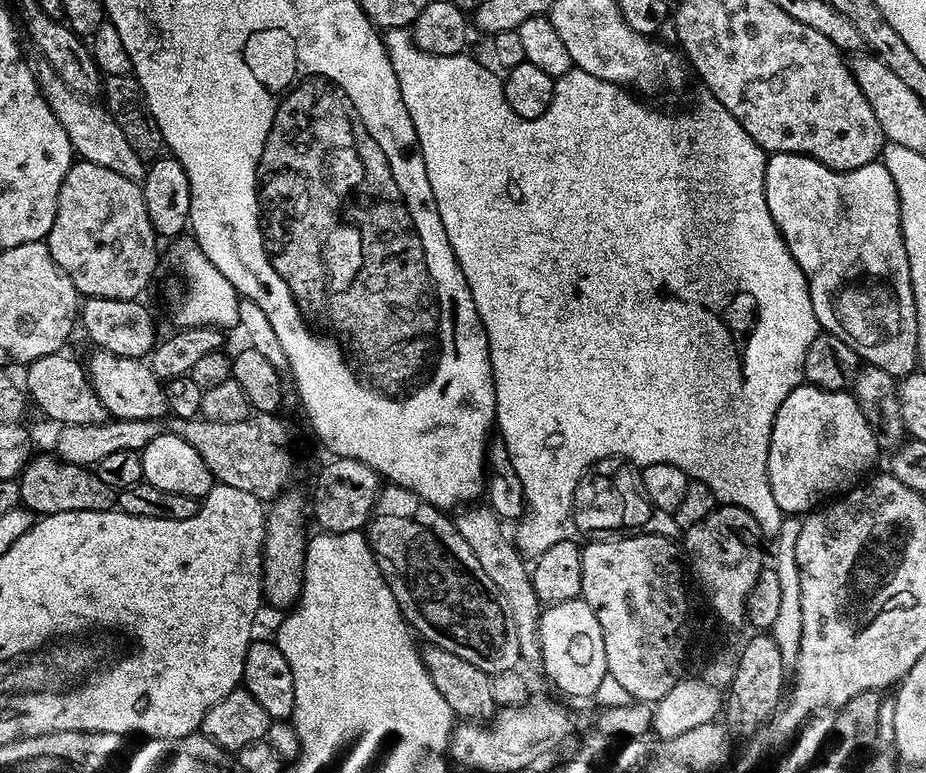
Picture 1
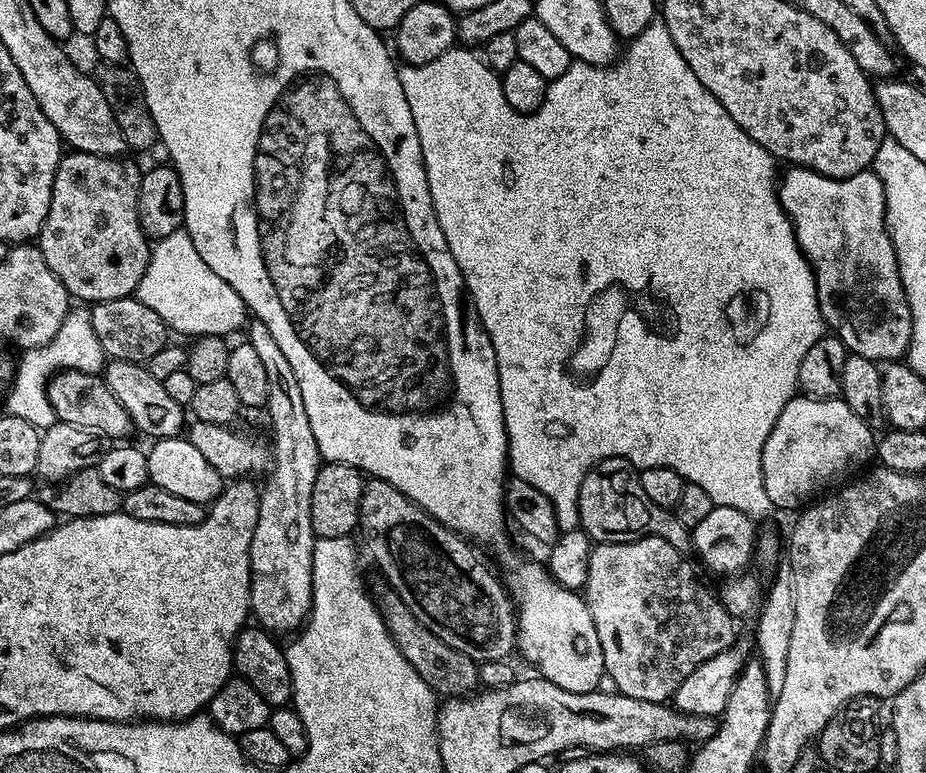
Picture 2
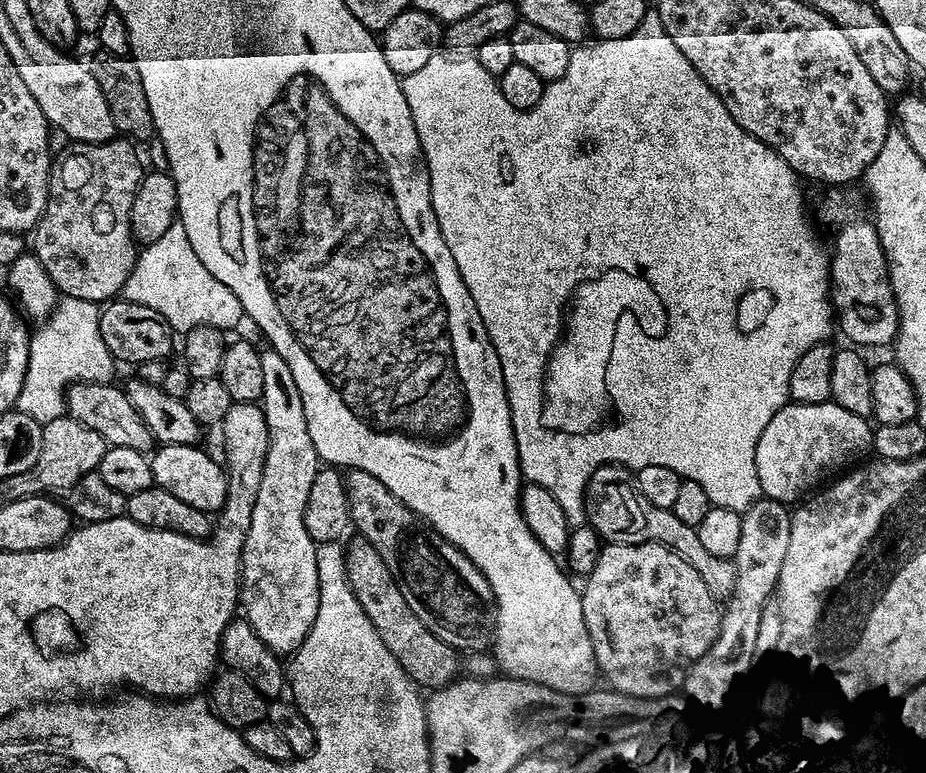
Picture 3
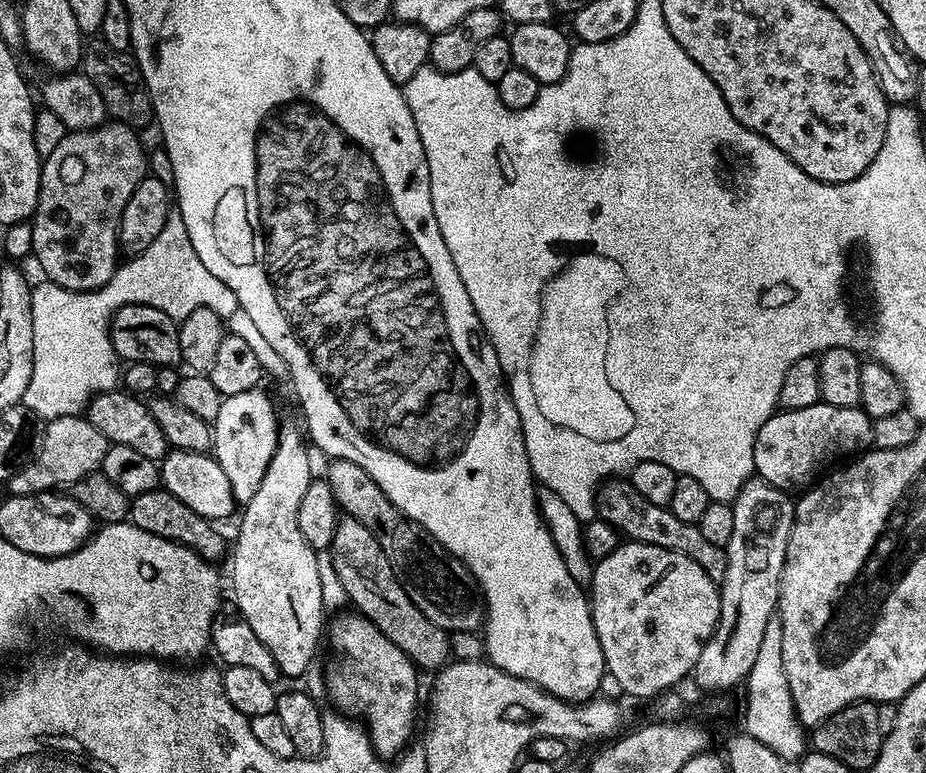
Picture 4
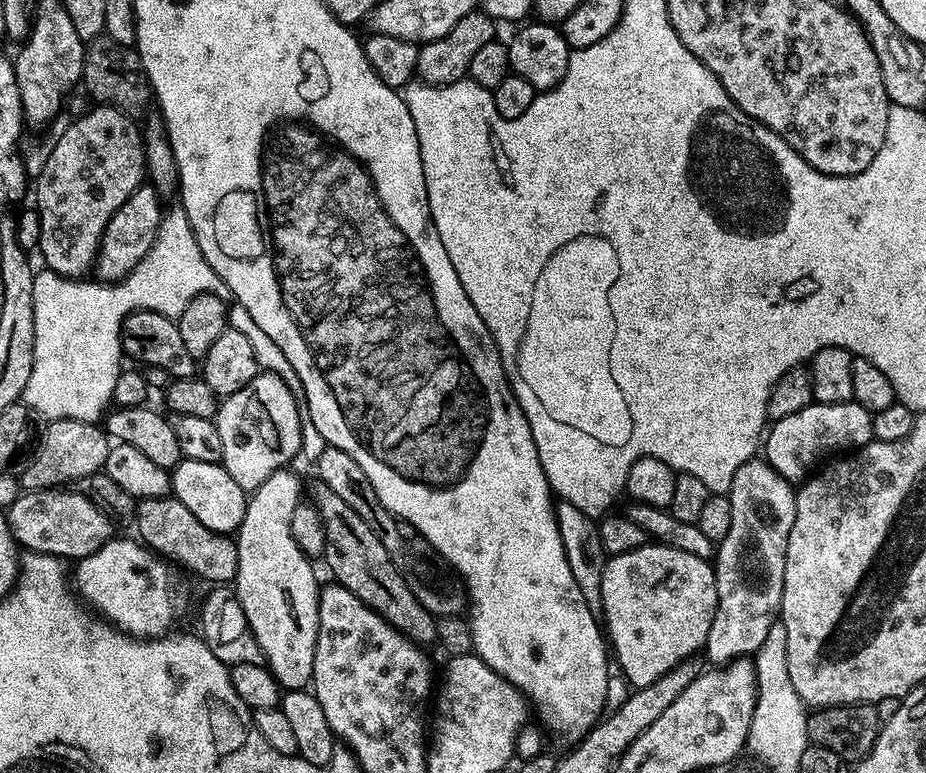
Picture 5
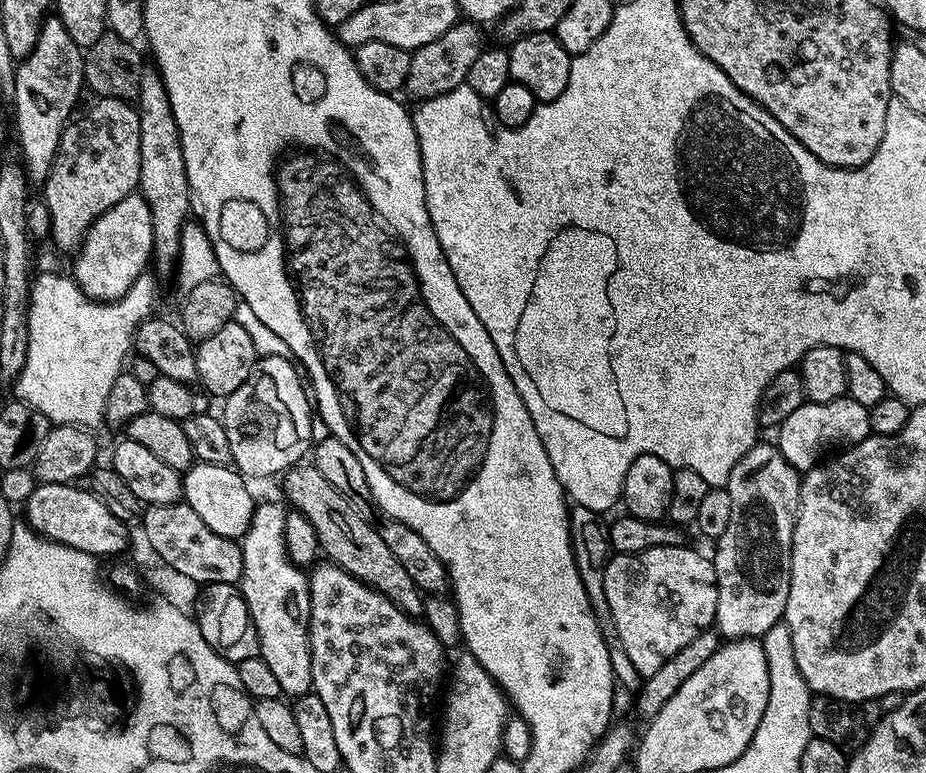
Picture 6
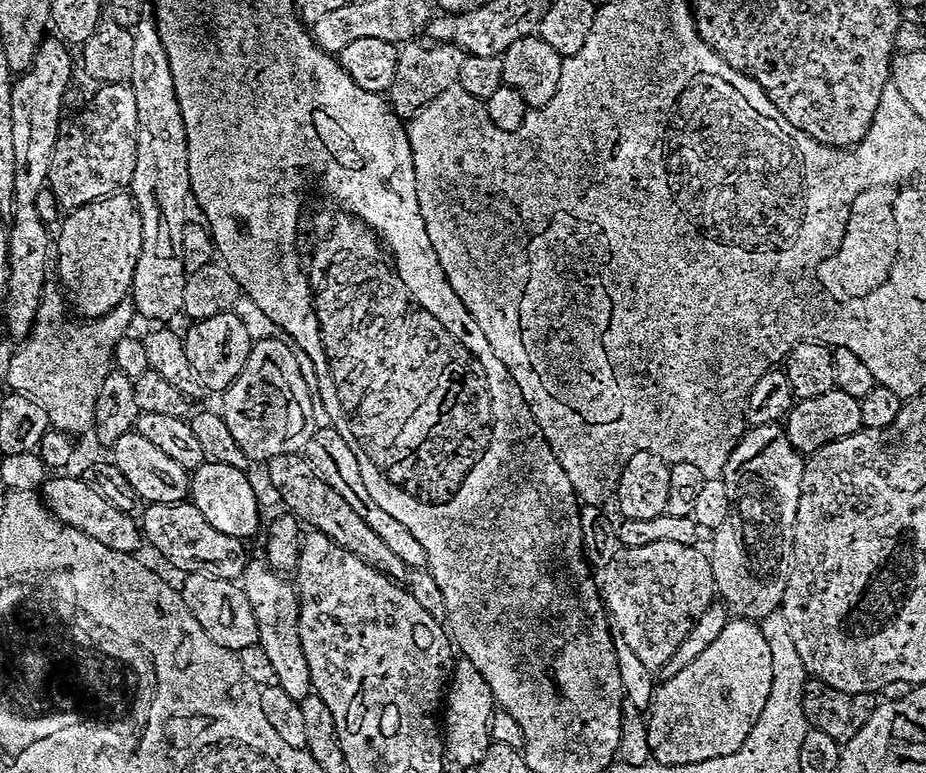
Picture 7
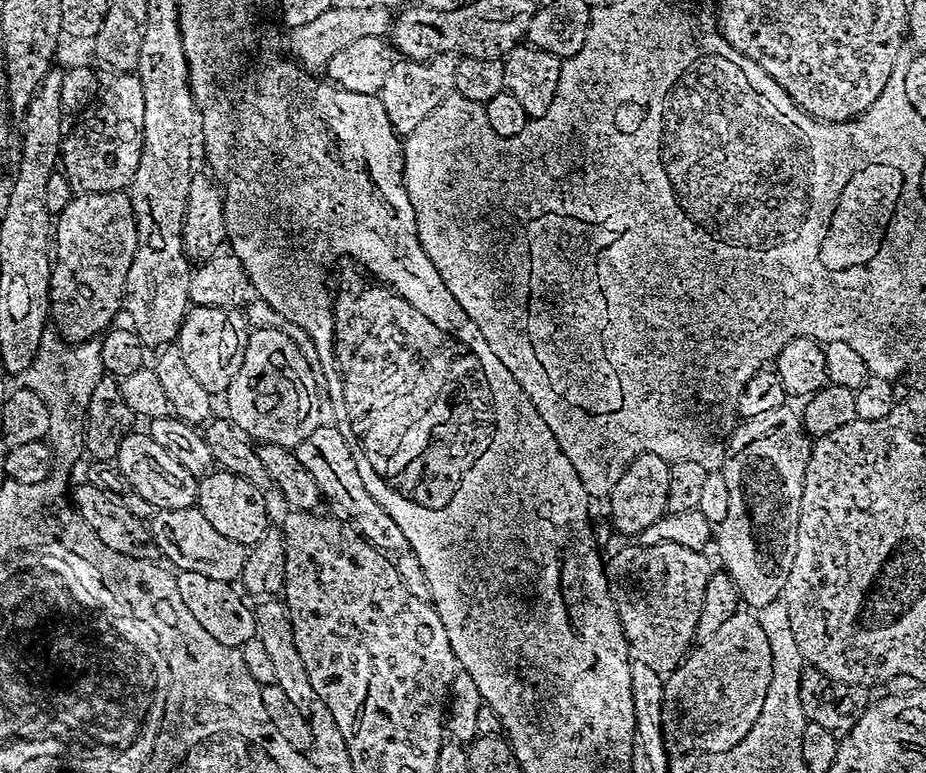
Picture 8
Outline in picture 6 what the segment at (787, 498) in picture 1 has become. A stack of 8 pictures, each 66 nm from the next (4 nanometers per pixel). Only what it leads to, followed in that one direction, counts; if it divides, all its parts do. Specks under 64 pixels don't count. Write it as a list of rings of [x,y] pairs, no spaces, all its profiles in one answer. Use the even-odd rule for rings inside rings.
[[[845,394],[834,402],[821,404],[805,402],[802,406],[798,406],[798,410],[794,410],[794,414],[790,414],[790,418],[786,418],[786,422],[780,424],[778,435],[780,435],[778,447],[786,462],[803,474],[808,469],[815,468],[829,454],[853,448],[867,436],[873,435],[873,431],[868,408],[862,406],[862,402],[854,402],[851,396]]]

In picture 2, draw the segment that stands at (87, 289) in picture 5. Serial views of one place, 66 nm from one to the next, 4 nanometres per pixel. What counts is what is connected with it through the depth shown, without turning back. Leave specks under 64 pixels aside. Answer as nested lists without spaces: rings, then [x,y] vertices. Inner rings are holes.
[[[183,230],[151,245],[146,274],[142,274],[142,282],[138,282],[134,296],[142,302],[142,306],[150,306],[150,310],[154,310],[154,314],[158,314],[158,318],[162,318],[162,322],[167,324],[173,333],[181,332],[184,336],[190,336],[189,338],[204,336],[228,338],[231,332],[238,331],[240,327],[241,331],[250,316],[234,286],[222,282],[222,278],[218,278],[218,274],[214,274],[214,270],[210,270],[210,266],[202,262],[202,254],[198,254],[192,236]],[[76,306],[66,314],[58,334],[50,338],[40,348],[29,348],[14,368],[14,375],[10,381],[12,389],[8,392],[7,415],[22,418],[30,422],[30,426],[38,429],[54,426],[58,421],[54,414],[54,406],[50,406],[48,397],[48,379],[64,368],[82,370],[83,372],[103,373],[106,367],[106,357],[102,350],[102,342],[98,342],[98,334],[94,334],[92,314],[87,307]]]

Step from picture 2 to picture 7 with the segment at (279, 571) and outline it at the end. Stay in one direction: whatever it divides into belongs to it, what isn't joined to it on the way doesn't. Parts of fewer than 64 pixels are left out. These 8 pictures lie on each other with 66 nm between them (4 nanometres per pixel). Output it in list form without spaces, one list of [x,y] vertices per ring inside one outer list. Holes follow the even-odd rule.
[[[249,559],[248,568],[242,577],[242,587],[246,598],[252,603],[254,622],[258,622],[259,646],[266,650],[266,658],[270,658],[270,666],[274,666],[274,674],[278,687],[286,690],[290,698],[302,701],[312,691],[310,666],[306,666],[306,654],[302,654],[302,638],[300,637],[300,599],[296,593],[296,585],[291,579],[277,574],[267,567],[263,559]]]

